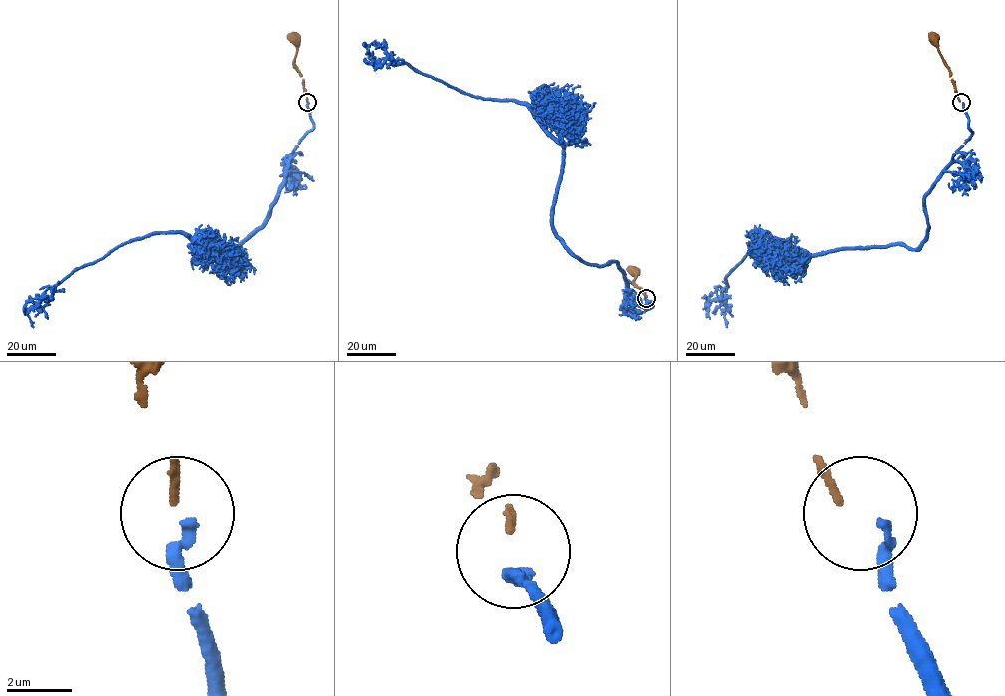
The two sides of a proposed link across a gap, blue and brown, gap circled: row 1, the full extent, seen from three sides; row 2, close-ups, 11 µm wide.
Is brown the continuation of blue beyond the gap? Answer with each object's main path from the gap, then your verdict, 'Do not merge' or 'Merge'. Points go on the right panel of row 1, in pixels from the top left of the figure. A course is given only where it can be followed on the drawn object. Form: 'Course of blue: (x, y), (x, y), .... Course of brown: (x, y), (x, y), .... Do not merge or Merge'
Course of blue: (962, 102), (971, 136), (925, 198), (928, 228), (916, 248), (809, 254), (762, 233), (726, 276), (726, 327). Course of brown: (959, 101), (950, 70), (933, 37). Do not merge

